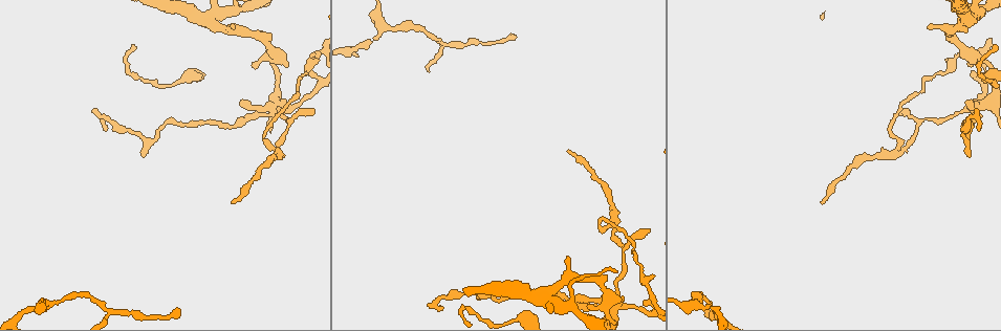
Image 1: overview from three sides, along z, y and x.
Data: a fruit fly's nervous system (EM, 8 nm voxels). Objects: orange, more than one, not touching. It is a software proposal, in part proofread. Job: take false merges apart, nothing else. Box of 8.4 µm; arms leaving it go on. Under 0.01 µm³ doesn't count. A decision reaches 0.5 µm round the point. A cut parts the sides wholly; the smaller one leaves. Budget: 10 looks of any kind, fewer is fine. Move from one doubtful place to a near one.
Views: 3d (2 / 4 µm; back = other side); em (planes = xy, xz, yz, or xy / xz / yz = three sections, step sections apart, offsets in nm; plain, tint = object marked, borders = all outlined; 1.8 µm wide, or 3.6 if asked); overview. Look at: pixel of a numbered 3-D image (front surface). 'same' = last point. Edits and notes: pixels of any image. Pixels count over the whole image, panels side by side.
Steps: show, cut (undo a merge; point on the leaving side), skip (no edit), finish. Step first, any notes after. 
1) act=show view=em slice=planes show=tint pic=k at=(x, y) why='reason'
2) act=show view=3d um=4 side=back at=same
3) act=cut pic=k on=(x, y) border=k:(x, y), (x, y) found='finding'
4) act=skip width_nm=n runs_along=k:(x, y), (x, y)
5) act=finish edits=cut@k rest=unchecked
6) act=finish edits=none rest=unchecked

act=show view=em slice=xz step=8 show=tint pic=1 at=(963, 133) why='sharp bend'

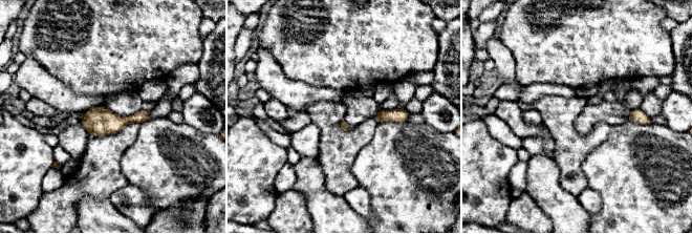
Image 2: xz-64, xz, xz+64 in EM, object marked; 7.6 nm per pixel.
act=show view=em slice=planes show=tint at=same why='another direction'

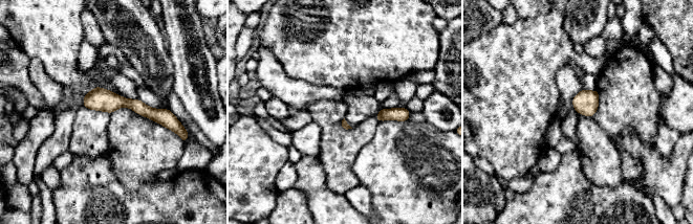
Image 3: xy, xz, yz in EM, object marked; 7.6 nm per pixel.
act=skip runs_along=3:(86, 97), (134, 104), (172, 127) found='one neuron here'

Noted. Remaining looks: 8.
act=show view=3d um=2 pic=1 at=(965, 17)

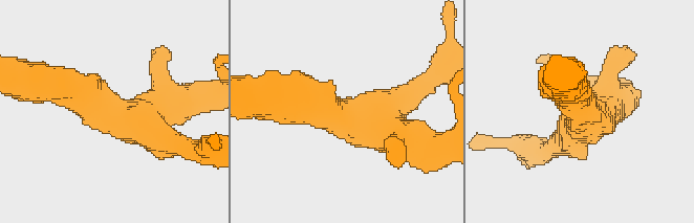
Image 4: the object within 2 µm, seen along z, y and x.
act=show view=em slice=xz step=8 show=plain pic=4 at=(374, 114)

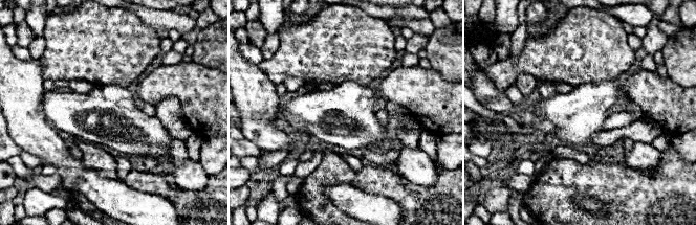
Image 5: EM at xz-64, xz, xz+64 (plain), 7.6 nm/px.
act=show view=em slice=xz step=8 show=tint at=same

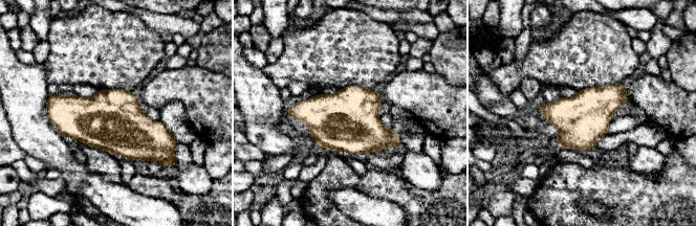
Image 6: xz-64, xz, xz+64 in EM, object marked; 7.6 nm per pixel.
act=skip found='one neuron here'

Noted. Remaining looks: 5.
act=show view=em slice=xy step=16 show=tint pic=1 at=(903, 148) why='arms part here'

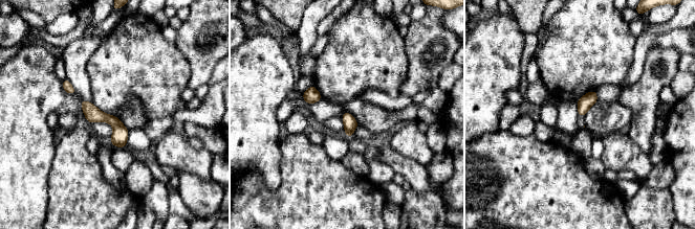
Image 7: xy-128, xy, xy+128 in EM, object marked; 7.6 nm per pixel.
act=cut pic=7 on=(92, 114) found='two neurons meet here'

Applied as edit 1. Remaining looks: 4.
act=show view=overview why='see it whole again'

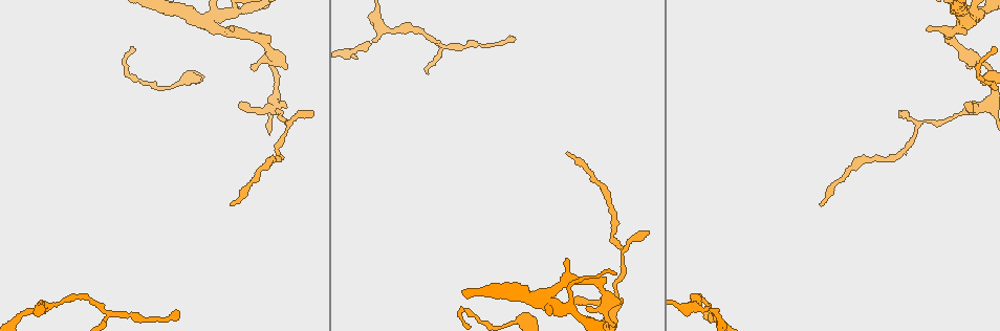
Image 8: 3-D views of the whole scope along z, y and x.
act=show view=3d um=4 pic=8 at=(978, 110) why='thin neck'

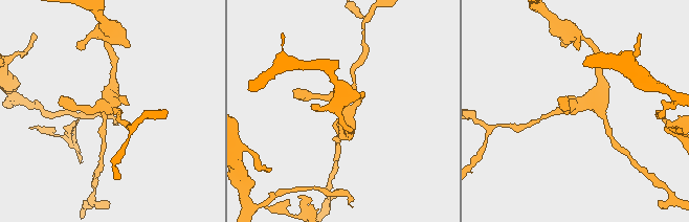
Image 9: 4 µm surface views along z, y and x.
act=show view=em slice=yz step=16 show=tint pic=9 at=(575, 105) why='need the tissue'

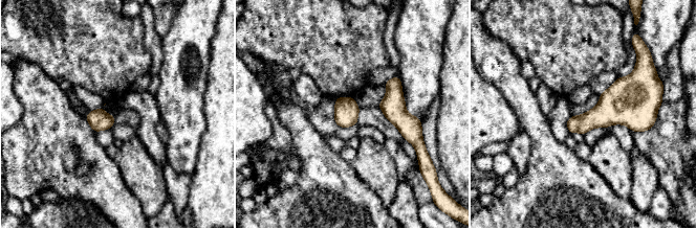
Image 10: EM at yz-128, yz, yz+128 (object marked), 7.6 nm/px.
act=show view=em slice=planes show=borders at=same why='another direction'

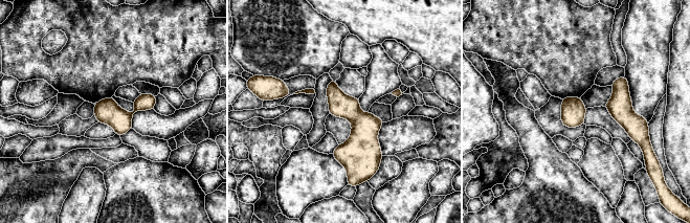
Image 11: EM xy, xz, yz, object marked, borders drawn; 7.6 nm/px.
act=skip found='all the same neuron'

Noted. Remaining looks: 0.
act=finish edits=cut@7 rest=unchecked

